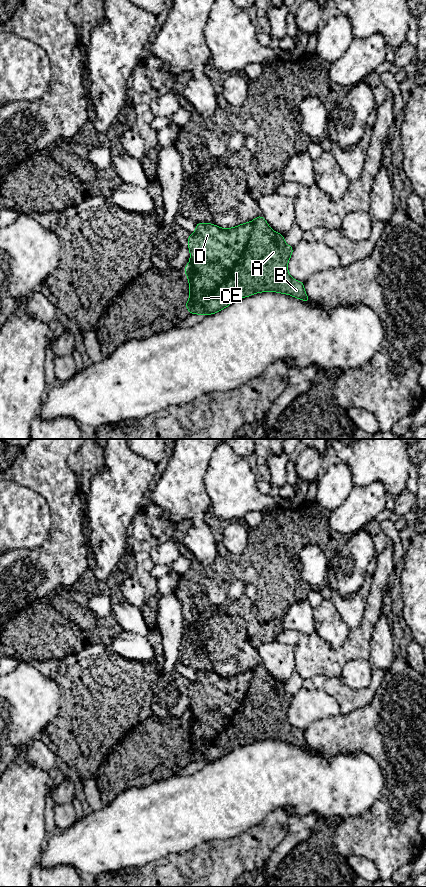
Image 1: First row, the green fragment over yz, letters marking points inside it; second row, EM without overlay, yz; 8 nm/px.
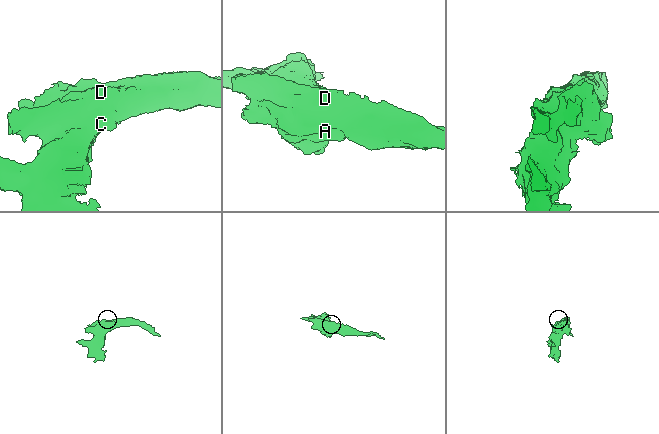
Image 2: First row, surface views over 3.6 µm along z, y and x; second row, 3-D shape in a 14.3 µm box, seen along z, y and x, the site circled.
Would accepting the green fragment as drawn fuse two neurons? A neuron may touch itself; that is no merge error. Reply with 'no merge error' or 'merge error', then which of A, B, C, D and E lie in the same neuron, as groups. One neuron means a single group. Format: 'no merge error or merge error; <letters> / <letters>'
merge error; A B C E / D

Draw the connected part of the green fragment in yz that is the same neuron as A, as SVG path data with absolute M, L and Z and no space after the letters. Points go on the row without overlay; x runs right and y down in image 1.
M262 663L251 670L228 676L228 679L232 695L207 694L212 712L205 717L207 724L200 727L200 737L189 738L190 747L185 754L190 762L211 763L238 746L266 739L288 742L305 750L311 749L306 743L303 730L293 727L287 717L294 696L285 691L282 682L270 676Z

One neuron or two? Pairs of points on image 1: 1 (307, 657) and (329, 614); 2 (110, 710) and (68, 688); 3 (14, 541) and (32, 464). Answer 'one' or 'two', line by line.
1: two
2: one
3: two

